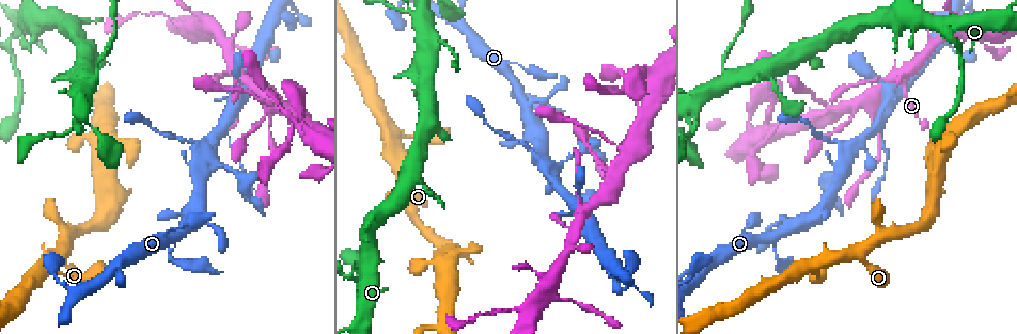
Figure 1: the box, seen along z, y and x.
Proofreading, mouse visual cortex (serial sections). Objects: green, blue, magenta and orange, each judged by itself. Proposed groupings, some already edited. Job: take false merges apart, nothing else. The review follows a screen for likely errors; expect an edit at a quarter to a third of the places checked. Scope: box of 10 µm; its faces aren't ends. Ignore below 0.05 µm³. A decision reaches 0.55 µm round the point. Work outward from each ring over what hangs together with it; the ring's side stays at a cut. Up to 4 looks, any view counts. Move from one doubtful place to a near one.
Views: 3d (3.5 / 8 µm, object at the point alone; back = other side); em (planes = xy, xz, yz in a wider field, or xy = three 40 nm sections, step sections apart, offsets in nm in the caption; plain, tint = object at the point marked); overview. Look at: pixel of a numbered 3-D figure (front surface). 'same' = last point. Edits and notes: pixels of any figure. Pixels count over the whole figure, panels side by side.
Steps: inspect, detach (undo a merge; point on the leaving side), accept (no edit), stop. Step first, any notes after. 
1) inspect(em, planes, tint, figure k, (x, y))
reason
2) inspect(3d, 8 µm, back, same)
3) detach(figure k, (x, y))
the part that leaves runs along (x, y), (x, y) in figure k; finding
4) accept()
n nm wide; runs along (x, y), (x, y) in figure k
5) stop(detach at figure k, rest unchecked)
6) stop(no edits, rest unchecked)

inspect(3d, 3.5 µm, figure 1, (562, 192))
abrupt turn

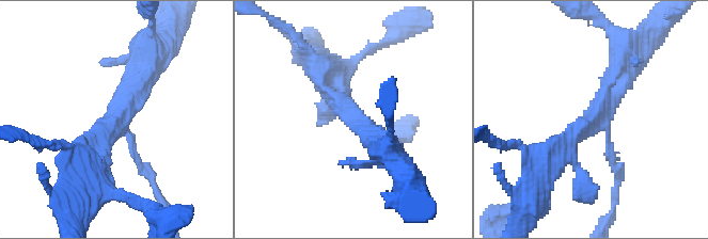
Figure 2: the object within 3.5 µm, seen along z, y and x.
inspect(em, xy, step 3, tint, figure 2, (357, 121))
3 arms; arms of 100, 250, 300 nm; shape alone is not enough

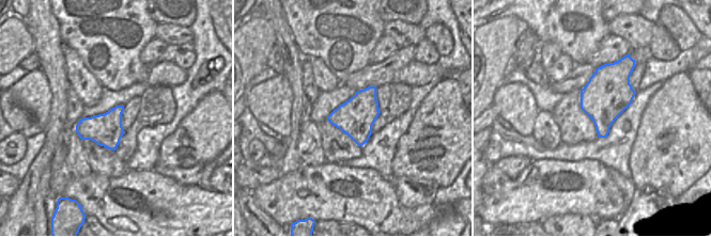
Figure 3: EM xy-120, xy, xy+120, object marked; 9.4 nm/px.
accept()
runs along (555, 163), (599, 110), (626, 61) in figure 2; continuous, no second cell

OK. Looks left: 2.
inspect(3d, 3.5 µm, figure 1, (832, 174))

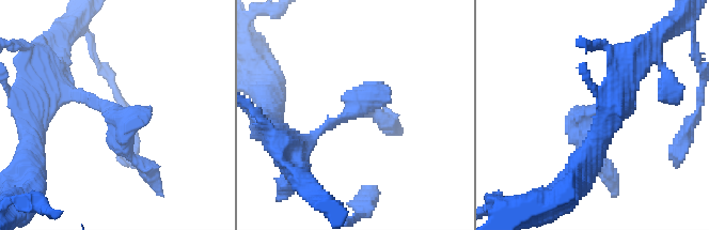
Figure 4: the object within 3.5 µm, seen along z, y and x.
inspect(em, xy, step 5, tint, figure 4, (347, 115))

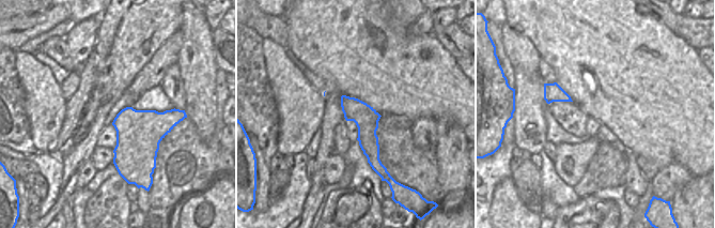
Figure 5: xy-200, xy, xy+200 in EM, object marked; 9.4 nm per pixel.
detach(figure 4, (610, 178))
the part that leaves runs along (120, 138), (162, 195) in figure 4; two cells meet here

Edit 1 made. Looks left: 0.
stop(detach at figure 4, rest unchecked)

